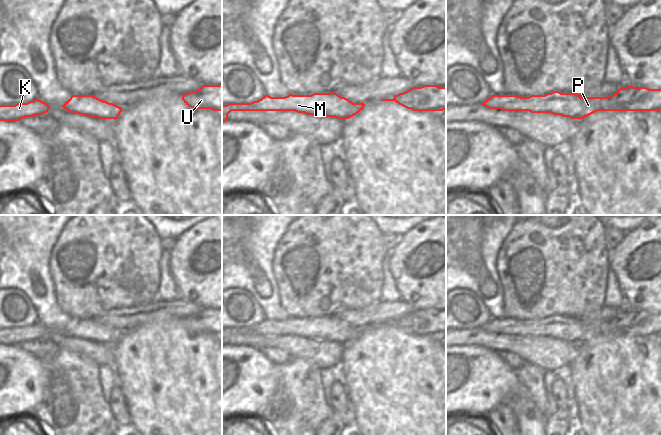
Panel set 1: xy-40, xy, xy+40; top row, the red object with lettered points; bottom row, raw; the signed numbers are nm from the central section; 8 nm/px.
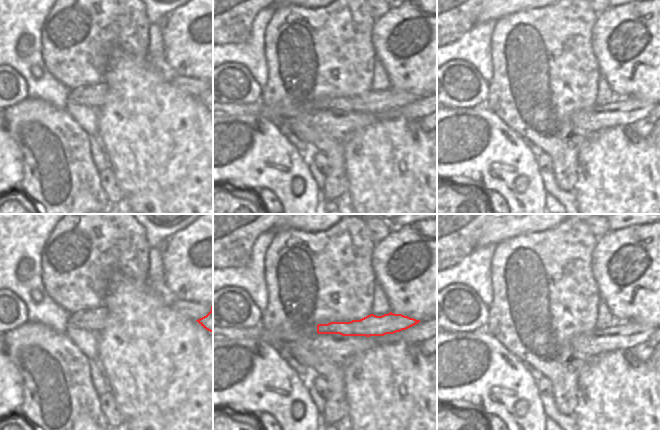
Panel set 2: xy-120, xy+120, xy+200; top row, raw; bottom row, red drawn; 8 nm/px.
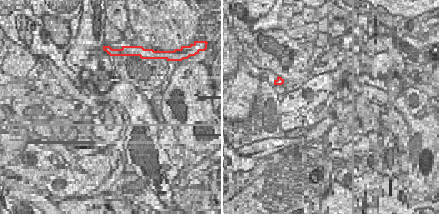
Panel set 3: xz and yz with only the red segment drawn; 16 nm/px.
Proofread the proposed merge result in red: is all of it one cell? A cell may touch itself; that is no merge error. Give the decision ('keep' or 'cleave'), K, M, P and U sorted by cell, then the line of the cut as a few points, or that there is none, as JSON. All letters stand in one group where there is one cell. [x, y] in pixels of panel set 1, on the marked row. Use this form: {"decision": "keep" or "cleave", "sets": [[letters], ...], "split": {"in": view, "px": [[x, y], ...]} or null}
{"decision": "keep", "sets": [["K", "M", "P", "U"]], "split": null}

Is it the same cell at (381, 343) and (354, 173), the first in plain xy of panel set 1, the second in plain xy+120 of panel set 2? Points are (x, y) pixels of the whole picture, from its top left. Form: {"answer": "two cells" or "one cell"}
{"answer": "one cell"}

